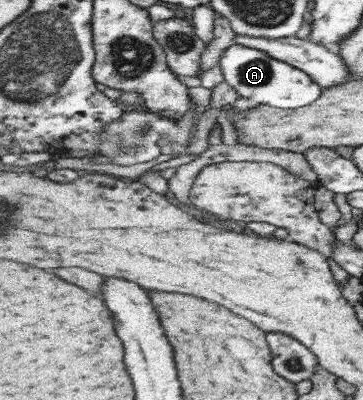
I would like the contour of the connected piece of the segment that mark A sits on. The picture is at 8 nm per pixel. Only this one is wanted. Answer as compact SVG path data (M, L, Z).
M242 44L231 46L220 62L225 81L229 83L240 96L254 101L257 105L269 105L280 109L302 109L313 105L324 90L322 86L291 63L272 58L263 50L256 50Z

